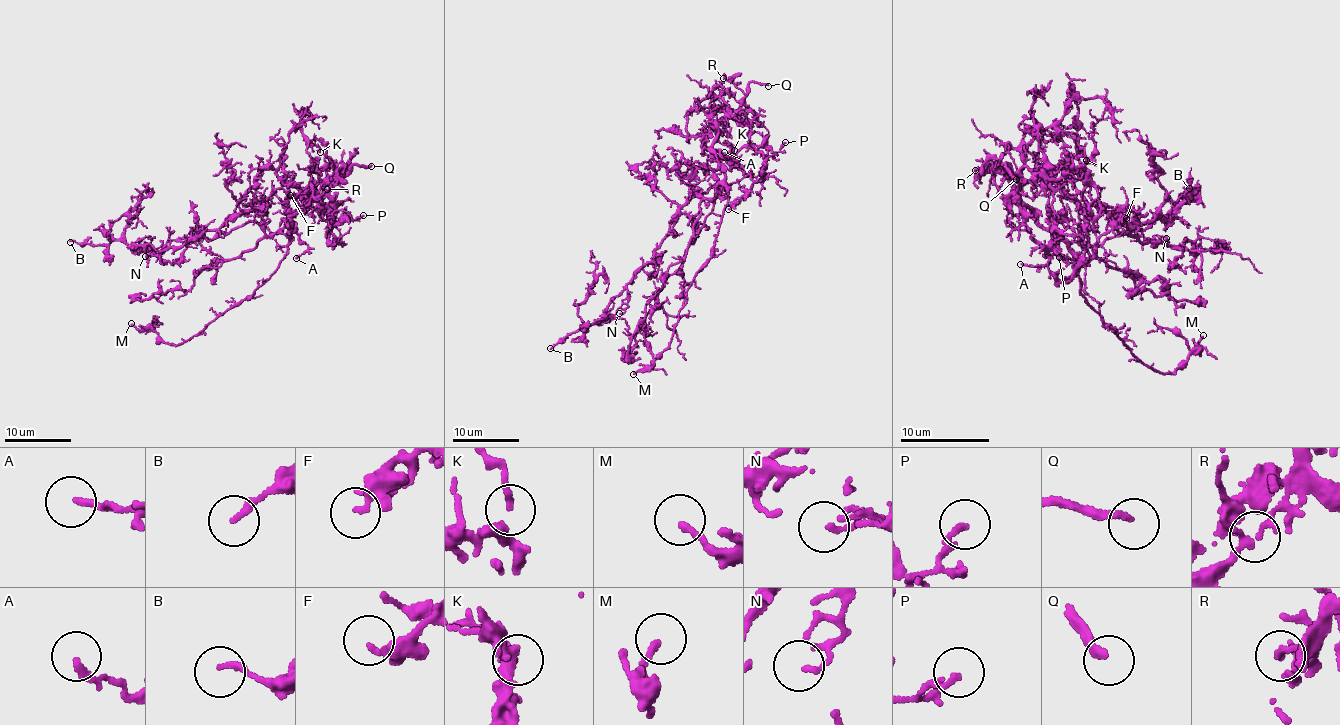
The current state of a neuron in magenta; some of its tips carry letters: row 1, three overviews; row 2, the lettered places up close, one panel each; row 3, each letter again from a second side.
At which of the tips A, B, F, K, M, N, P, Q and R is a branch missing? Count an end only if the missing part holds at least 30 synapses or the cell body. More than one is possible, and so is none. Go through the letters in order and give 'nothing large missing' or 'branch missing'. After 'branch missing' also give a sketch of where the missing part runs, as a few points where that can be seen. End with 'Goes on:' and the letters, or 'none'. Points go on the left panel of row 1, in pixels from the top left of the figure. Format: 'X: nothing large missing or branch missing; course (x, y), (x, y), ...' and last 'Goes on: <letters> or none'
A: nothing large missing
B: nothing large missing
F: nothing large missing
K: nothing large missing
M: nothing large missing
N: nothing large missing
P: nothing large missing
Q: branch missing
R: nothing large missing
Goes on: Q

